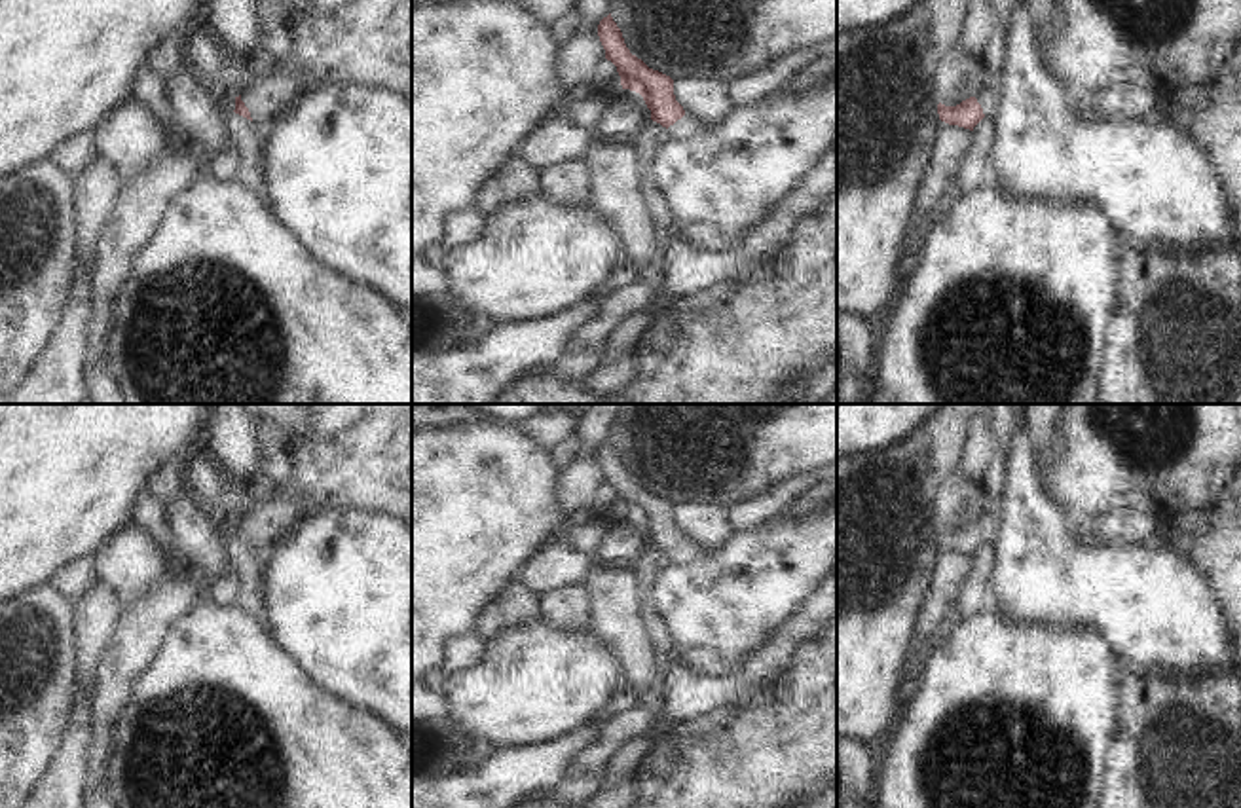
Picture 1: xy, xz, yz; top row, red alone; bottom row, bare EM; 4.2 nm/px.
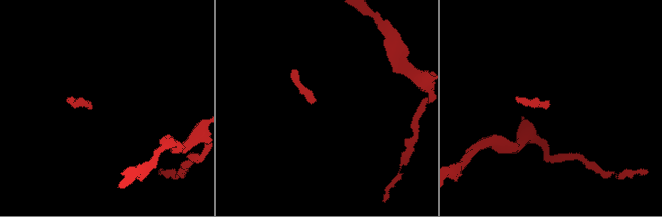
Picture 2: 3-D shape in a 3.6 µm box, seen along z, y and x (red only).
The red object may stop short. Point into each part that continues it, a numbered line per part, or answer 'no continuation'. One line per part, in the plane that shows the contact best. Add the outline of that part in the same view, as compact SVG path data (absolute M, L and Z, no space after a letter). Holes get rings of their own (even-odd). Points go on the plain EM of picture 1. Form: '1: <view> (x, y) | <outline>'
1: xy (359, 456) | M315 404L313 432L290 446L292 476L281 495L241 518L262 554L309 510L368 510L412 523L412 404Z

